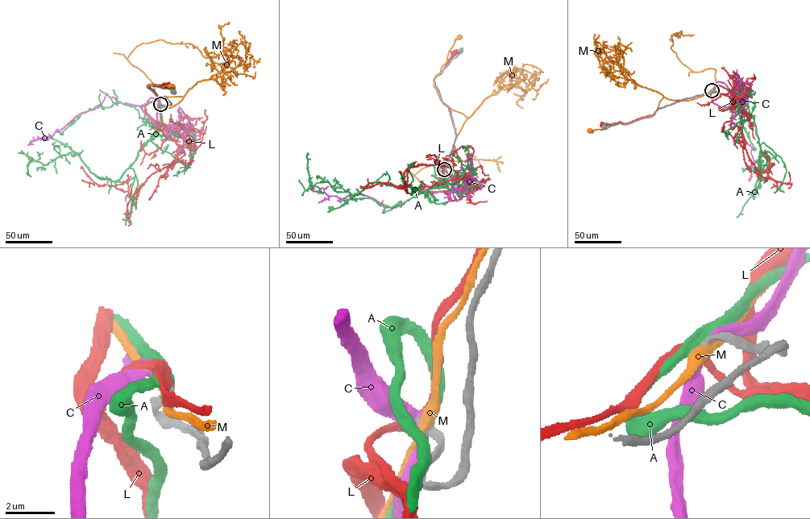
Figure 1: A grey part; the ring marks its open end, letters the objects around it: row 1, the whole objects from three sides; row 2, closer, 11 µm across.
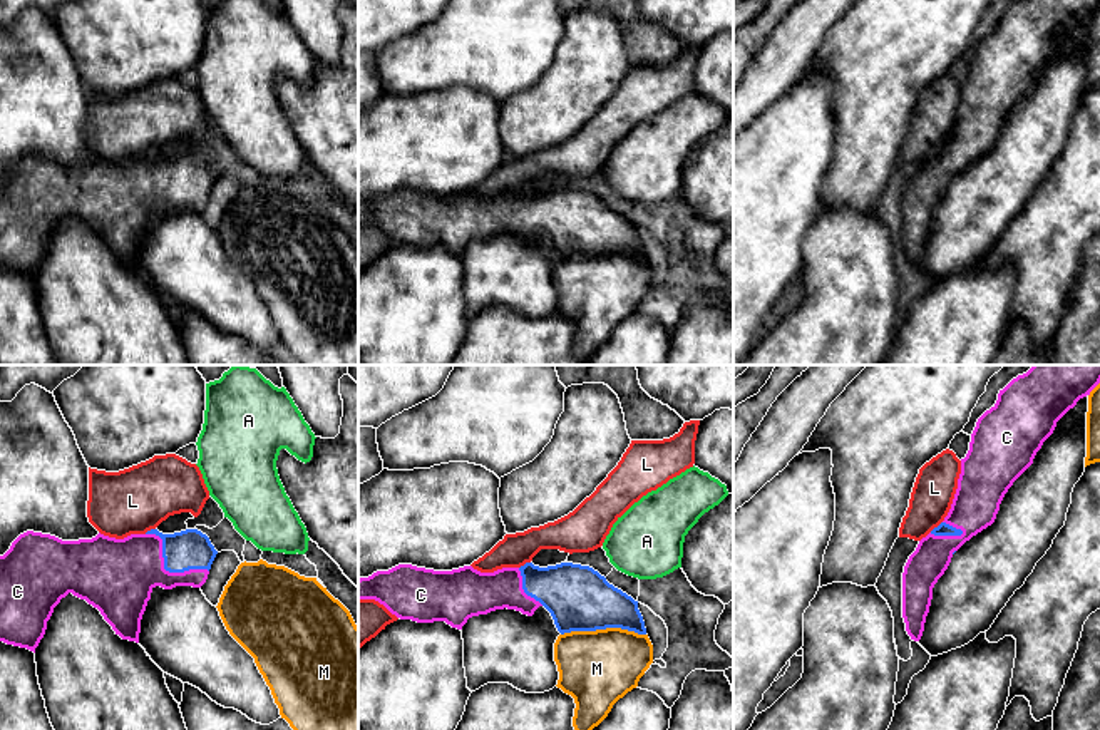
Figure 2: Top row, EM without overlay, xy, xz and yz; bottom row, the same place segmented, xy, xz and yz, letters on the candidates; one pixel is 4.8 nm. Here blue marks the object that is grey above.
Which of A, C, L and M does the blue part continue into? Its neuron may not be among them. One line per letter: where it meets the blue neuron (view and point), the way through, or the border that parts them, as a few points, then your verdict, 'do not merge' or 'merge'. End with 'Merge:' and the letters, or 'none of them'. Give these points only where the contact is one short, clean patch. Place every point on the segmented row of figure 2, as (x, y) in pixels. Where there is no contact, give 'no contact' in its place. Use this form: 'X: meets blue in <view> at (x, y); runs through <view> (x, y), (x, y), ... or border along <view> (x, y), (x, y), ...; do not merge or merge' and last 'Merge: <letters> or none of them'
A: no contact; do not merge
C: meets blue in xy at (164, 568); merge
L: meets blue in yz at (935, 528); border along yz (941, 521), (930, 531); do not merge
M: meets blue in xz at (603, 628); do not merge
Merge: C

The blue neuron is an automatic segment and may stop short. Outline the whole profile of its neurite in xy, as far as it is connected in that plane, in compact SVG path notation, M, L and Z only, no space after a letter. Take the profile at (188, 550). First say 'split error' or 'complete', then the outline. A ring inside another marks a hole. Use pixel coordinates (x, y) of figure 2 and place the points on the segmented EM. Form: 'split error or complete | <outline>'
split error | M151 529L124 539L97 534L92 539L62 541L27 531L0 556L0 641L35 653L54 608L69 593L97 608L122 640L139 643L141 619L156 586L201 588L218 551L198 529L162 534Z

